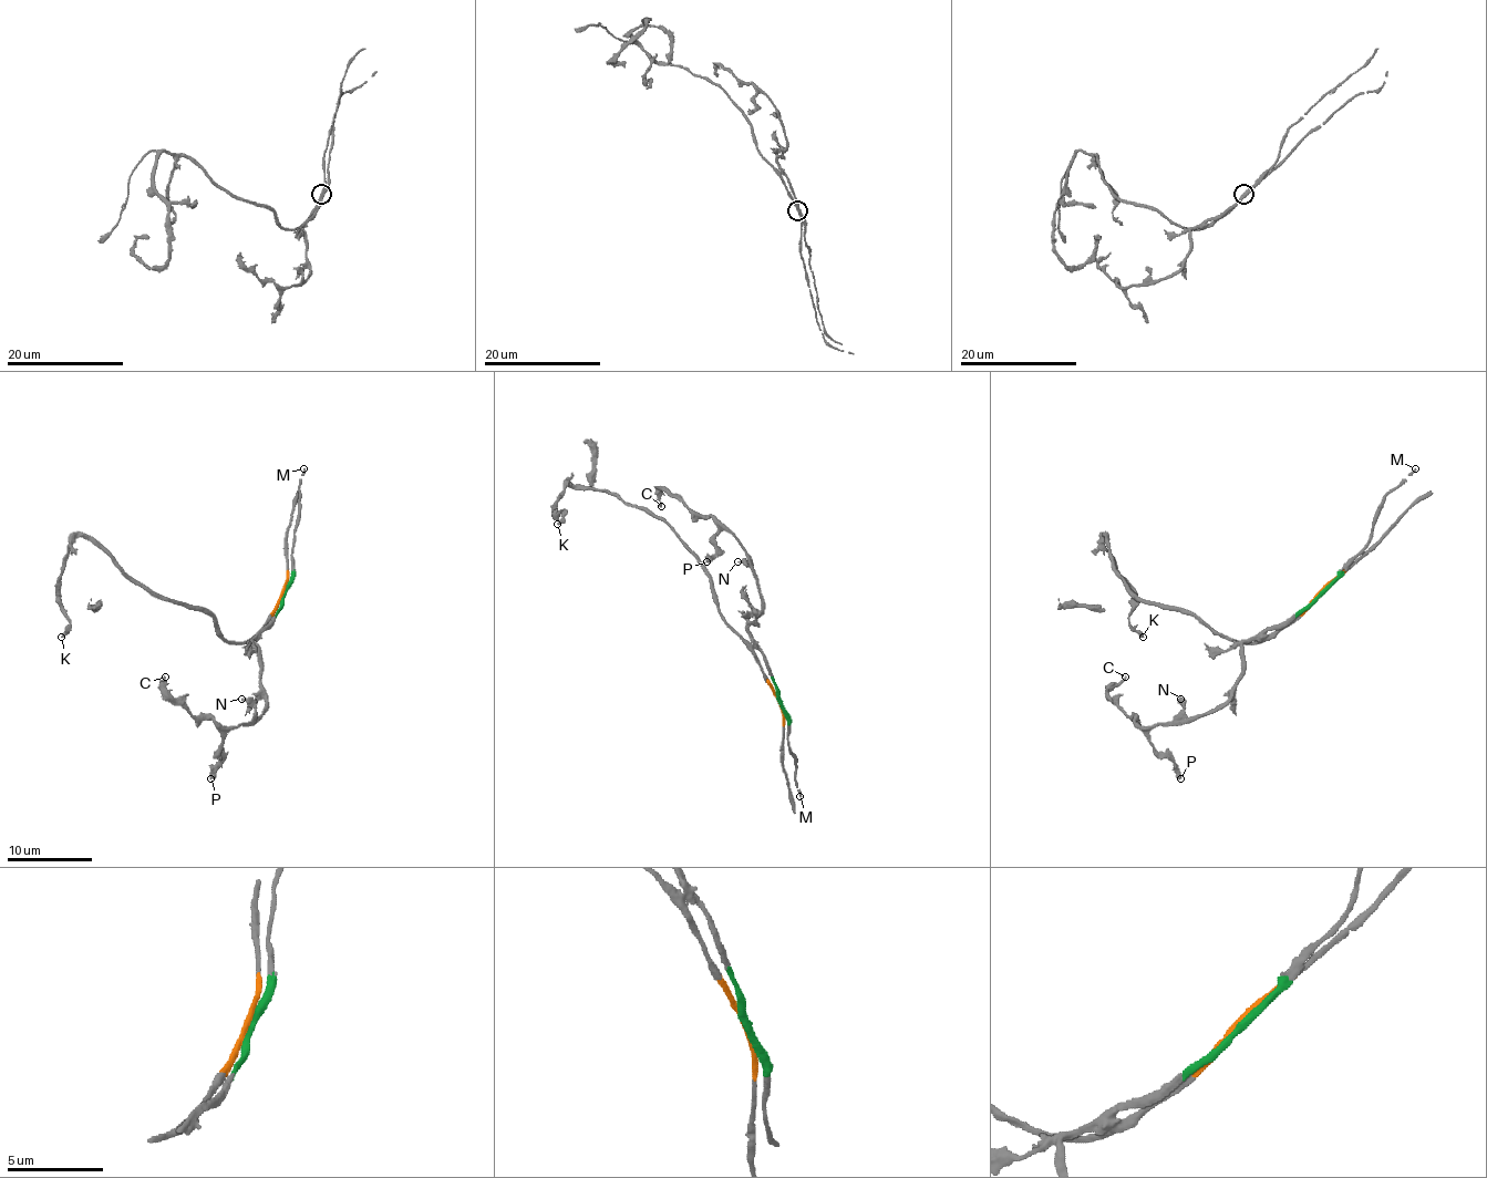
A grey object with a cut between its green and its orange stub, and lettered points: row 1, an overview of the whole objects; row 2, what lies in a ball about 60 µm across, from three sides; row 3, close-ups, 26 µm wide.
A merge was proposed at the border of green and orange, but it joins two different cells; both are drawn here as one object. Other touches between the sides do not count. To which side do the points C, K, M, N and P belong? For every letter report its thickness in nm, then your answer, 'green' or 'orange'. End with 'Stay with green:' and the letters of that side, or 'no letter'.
C: 240 nm thick; green
K: 320 nm thick; orange
M: 200 nm thick; green
N: 340 nm thick; green
P: 440 nm thick; green
Stay with green: C, M, N, P

